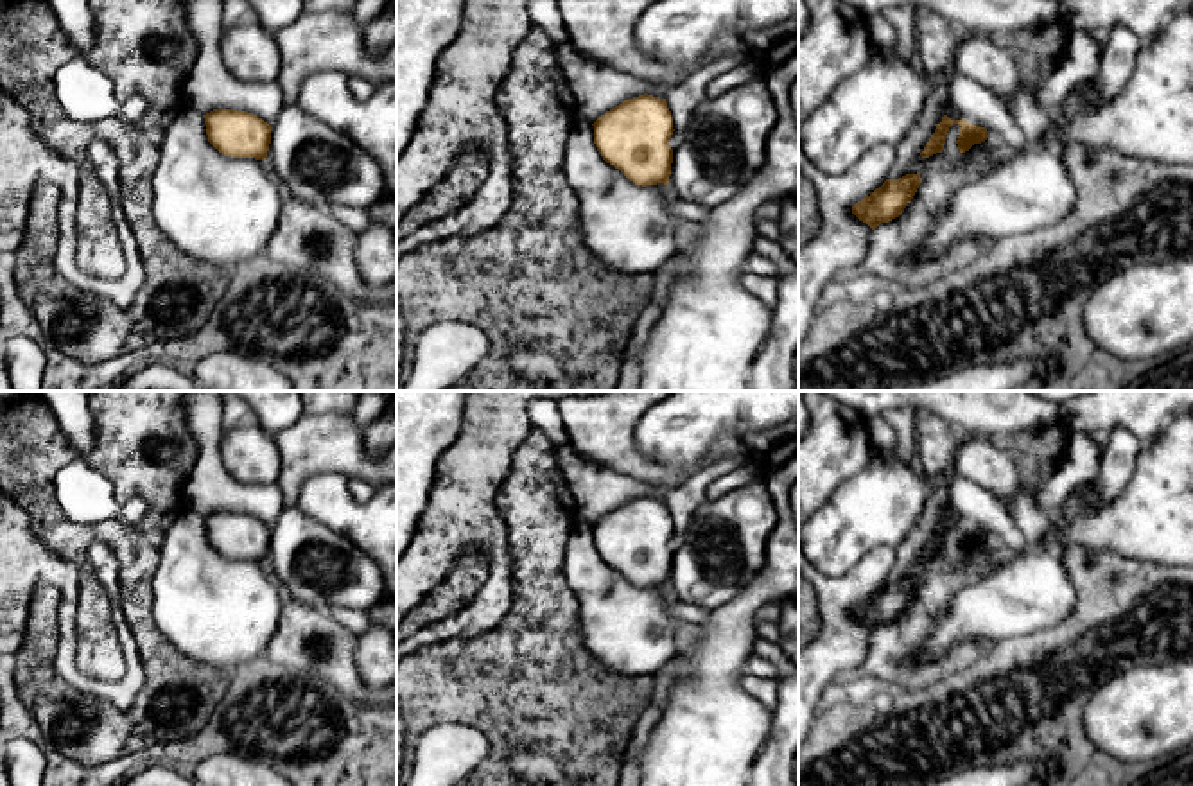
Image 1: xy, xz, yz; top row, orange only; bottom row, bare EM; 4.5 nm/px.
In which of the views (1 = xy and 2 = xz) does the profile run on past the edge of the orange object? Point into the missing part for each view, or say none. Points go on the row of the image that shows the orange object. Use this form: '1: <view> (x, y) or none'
1: none
2: none

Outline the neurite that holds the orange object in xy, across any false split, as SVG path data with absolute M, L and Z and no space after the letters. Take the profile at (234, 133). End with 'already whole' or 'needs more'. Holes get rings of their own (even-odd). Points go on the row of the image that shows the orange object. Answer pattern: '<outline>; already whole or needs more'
M213 109L203 115L208 142L224 156L266 160L271 126L248 111Z; already whole

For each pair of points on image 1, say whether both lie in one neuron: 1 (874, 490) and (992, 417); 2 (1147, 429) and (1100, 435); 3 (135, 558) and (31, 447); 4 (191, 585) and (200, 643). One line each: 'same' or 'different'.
1: different
2: same
3: same
4: same

